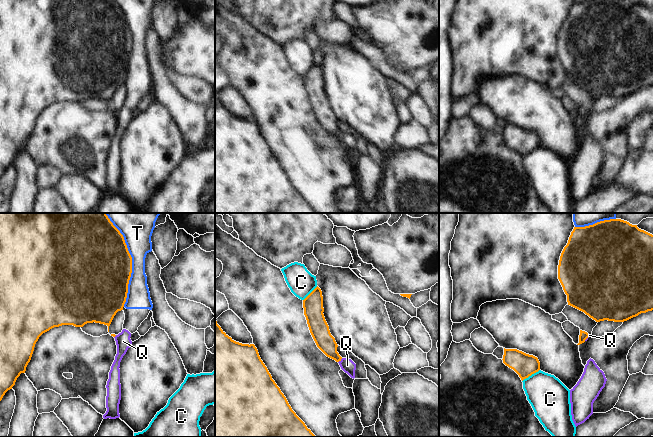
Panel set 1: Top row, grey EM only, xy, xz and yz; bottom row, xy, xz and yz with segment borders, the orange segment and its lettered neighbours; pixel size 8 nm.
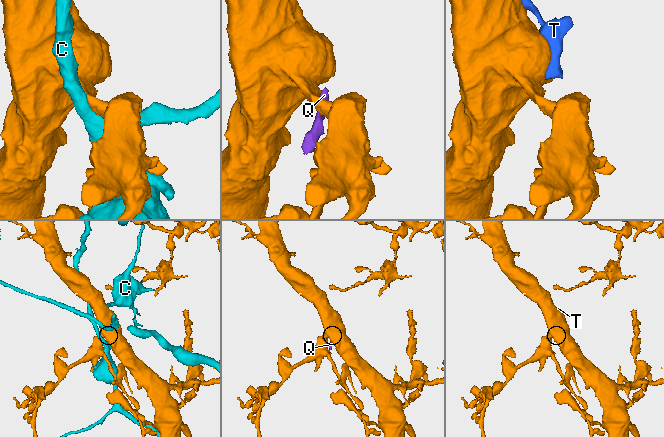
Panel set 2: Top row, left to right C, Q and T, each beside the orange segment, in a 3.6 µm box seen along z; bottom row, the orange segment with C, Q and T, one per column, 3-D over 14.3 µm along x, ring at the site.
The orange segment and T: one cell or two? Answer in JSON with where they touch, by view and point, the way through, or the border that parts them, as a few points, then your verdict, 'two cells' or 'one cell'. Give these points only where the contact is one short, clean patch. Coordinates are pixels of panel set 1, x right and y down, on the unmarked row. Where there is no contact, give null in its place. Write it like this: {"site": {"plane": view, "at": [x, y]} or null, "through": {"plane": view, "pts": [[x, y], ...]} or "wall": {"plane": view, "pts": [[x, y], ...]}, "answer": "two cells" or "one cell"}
{"site": {"plane": "xy", "at": [131, 41]}, "answer": "two cells"}

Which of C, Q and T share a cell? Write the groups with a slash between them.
C / Q T

